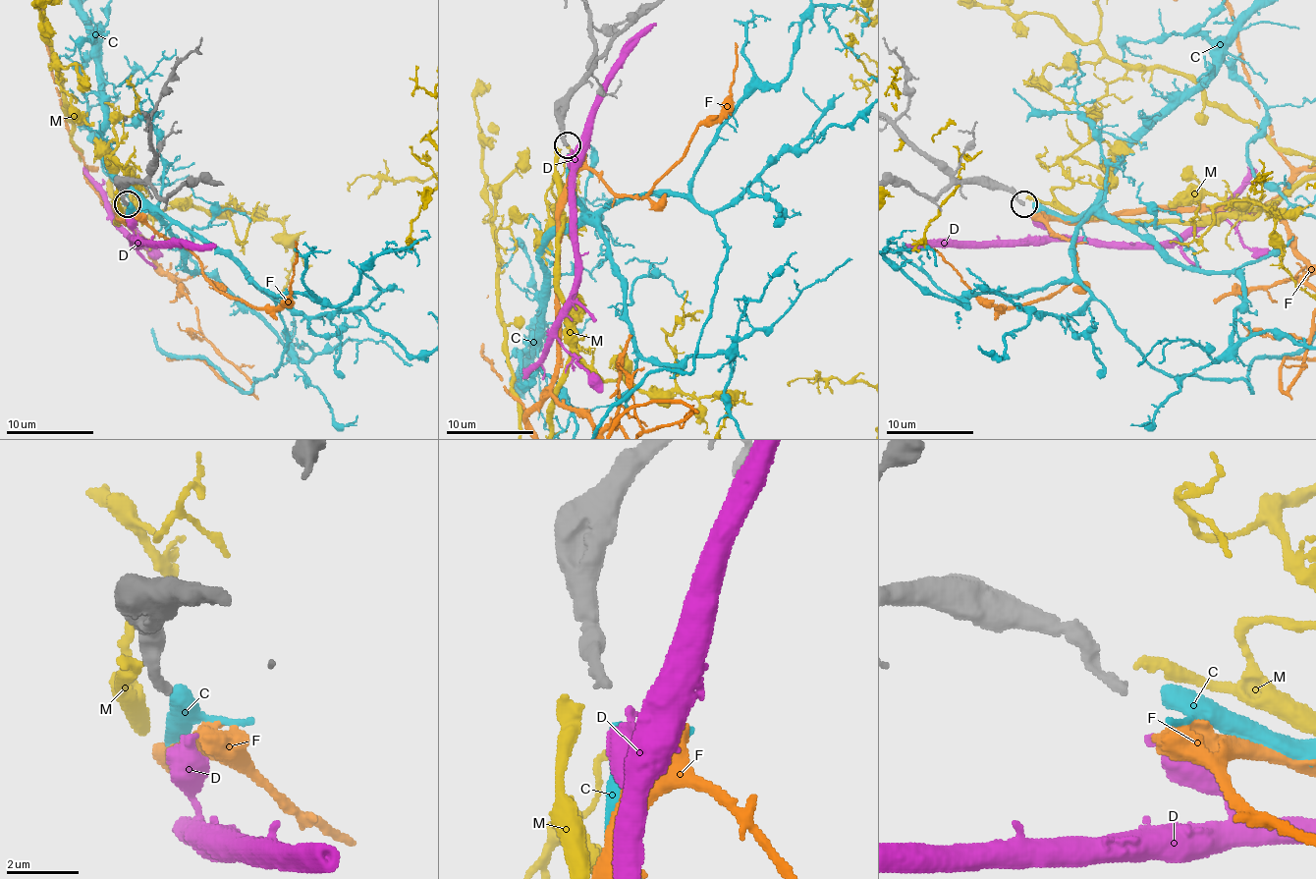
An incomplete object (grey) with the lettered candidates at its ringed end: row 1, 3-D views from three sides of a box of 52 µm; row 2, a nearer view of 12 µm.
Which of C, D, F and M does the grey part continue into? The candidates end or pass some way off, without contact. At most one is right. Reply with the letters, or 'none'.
C

